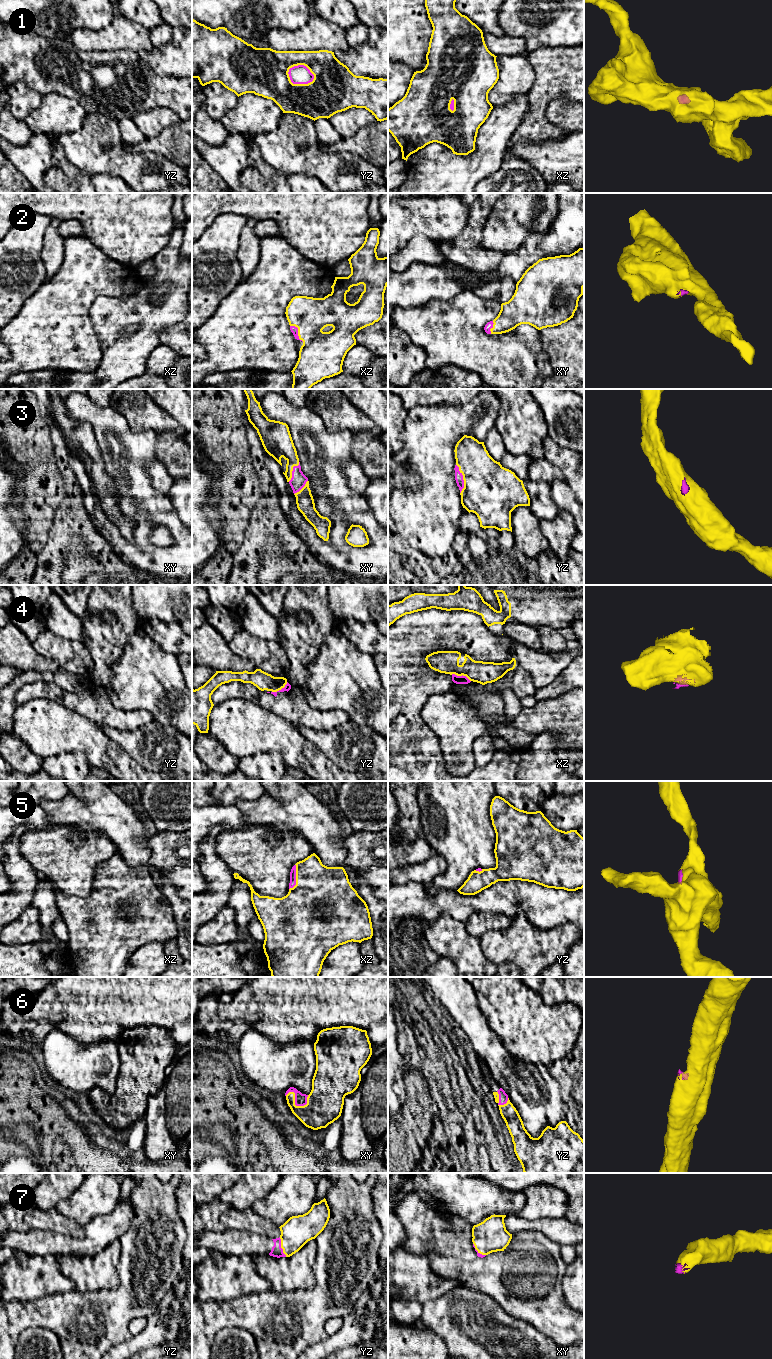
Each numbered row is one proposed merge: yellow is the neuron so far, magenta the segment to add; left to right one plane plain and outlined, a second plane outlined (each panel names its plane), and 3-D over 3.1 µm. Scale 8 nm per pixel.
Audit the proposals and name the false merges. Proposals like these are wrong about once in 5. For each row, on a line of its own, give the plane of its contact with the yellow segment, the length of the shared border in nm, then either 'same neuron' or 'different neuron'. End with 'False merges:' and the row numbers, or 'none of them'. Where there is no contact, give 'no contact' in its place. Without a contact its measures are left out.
1: meets yellow in yz; contact 220 nm long; same neuron
2: meets yellow in xz; contact 170 nm long; same neuron
3: meets yellow in yz; contact 240 nm long; same neuron
4: meets yellow in xz; contact 170 nm long; different neuron
5: meets yellow in xz; contact 220 nm long; same neuron
6: meets yellow in xy; contact 200 nm long; same neuron
7: meets yellow in yz; contact 170 nm long; same neuron
False merges: 4

